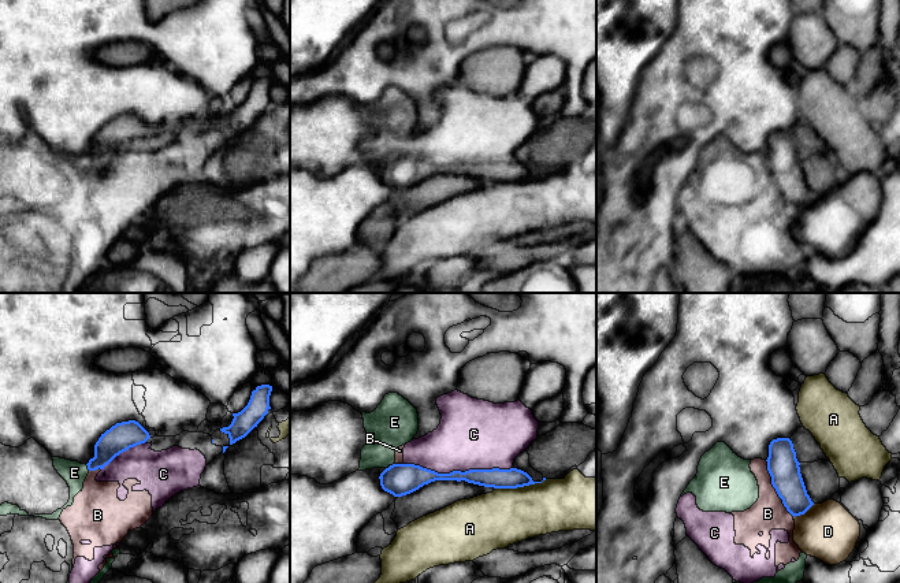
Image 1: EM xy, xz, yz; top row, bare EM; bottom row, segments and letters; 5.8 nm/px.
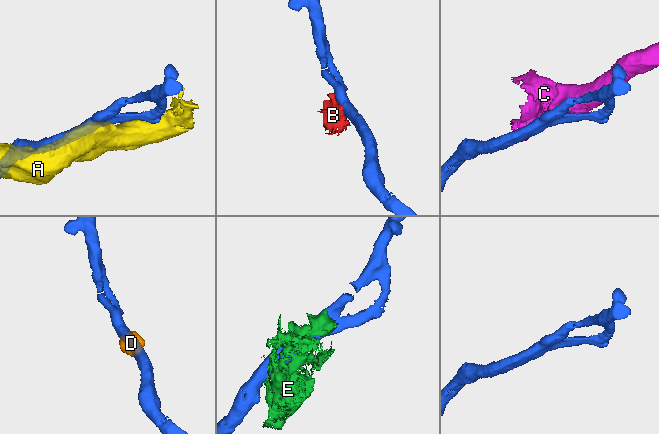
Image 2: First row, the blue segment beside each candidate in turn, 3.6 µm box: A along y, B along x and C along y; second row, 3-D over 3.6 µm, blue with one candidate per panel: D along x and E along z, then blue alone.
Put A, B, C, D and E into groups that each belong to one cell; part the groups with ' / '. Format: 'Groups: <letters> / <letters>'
Groups: A / B C E / D

